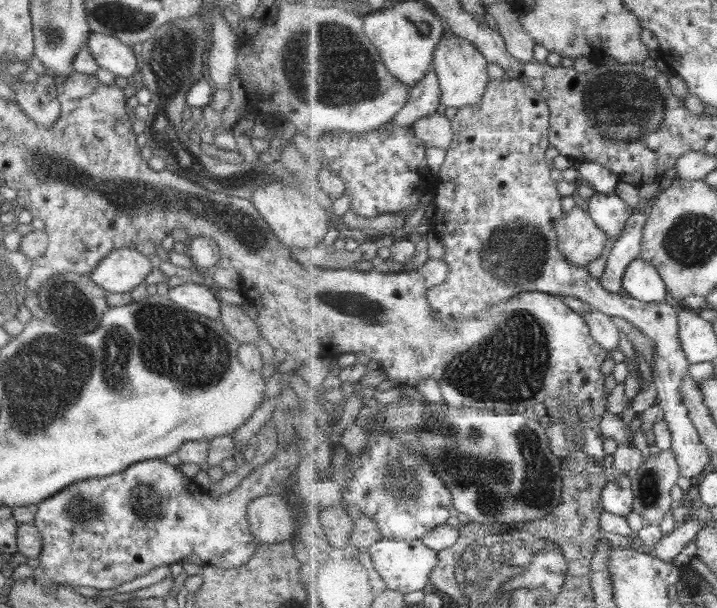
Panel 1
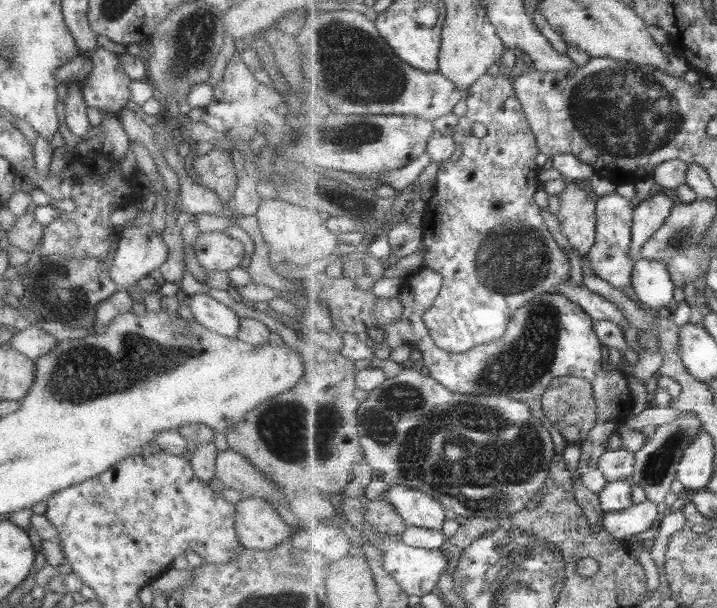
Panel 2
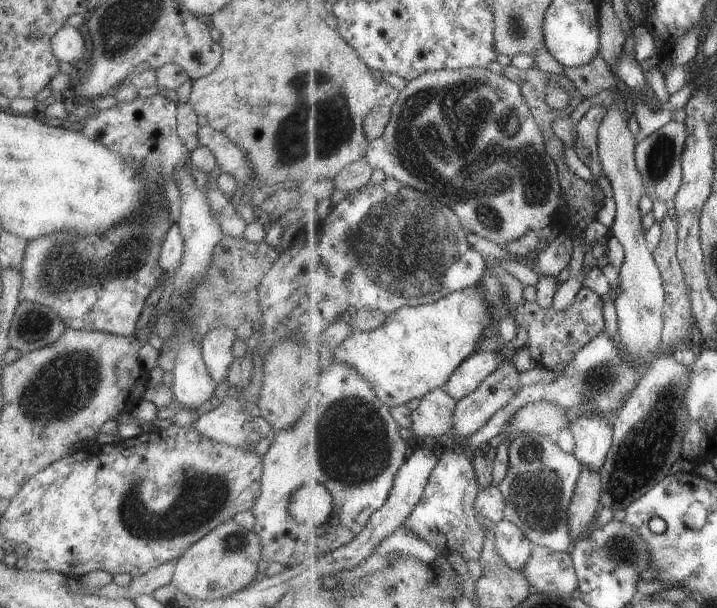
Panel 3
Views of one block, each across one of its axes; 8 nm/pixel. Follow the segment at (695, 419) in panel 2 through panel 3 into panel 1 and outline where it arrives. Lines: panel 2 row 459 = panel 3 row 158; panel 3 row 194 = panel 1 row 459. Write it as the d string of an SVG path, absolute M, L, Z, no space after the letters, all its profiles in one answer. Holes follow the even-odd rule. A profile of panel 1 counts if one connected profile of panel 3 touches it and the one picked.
M673 449L662 450L659 455L651 456L645 463L630 472L635 488L634 512L640 514L645 520L645 526L660 525L672 509L672 490L680 480L681 466L677 459L677 454Z

